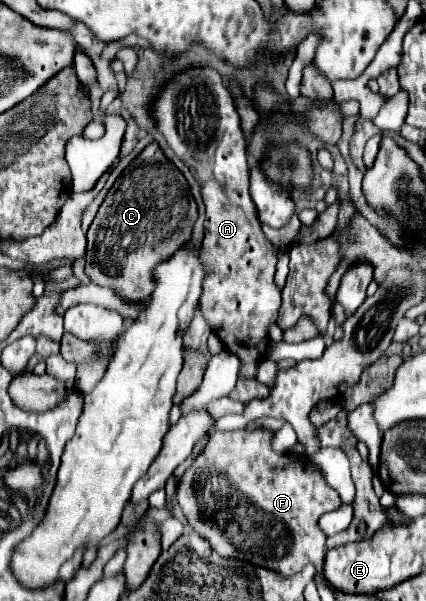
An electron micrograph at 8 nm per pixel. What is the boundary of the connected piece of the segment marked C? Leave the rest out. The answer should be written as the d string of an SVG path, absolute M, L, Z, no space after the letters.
M153 142L115 180L91 222L85 274L93 284L113 288L123 300L139 304L153 292L153 266L173 256L191 238L195 220L197 204L189 198L185 176Z

